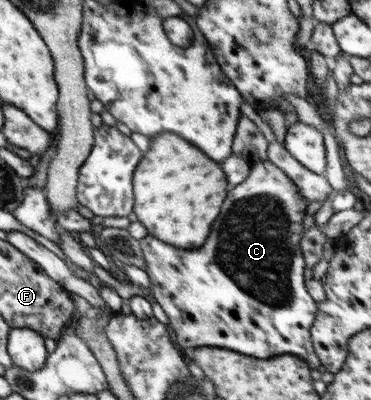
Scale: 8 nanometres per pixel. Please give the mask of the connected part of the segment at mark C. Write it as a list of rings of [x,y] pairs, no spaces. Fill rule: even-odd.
[[[267,159],[264,162],[252,164],[246,180],[228,192],[228,198],[222,204],[222,212],[220,212],[218,220],[212,224],[210,238],[206,240],[204,246],[200,246],[196,250],[184,250],[182,252],[180,248],[164,244],[164,242],[156,240],[154,236],[146,236],[146,238],[139,240],[142,256],[144,256],[146,261],[145,271],[152,283],[151,294],[153,294],[156,302],[163,308],[164,314],[168,316],[168,326],[174,330],[173,336],[175,336],[175,340],[181,348],[226,348],[234,350],[234,352],[240,352],[240,354],[246,354],[246,356],[258,356],[258,358],[270,358],[270,356],[280,356],[280,354],[298,355],[299,358],[304,359],[309,364],[312,370],[317,369],[321,365],[320,359],[315,353],[311,337],[311,328],[318,313],[318,303],[310,296],[306,288],[306,278],[304,277],[306,263],[302,249],[300,249],[300,242],[305,232],[302,222],[308,206],[308,200],[302,197],[300,190],[294,185],[294,182],[280,168]]]

